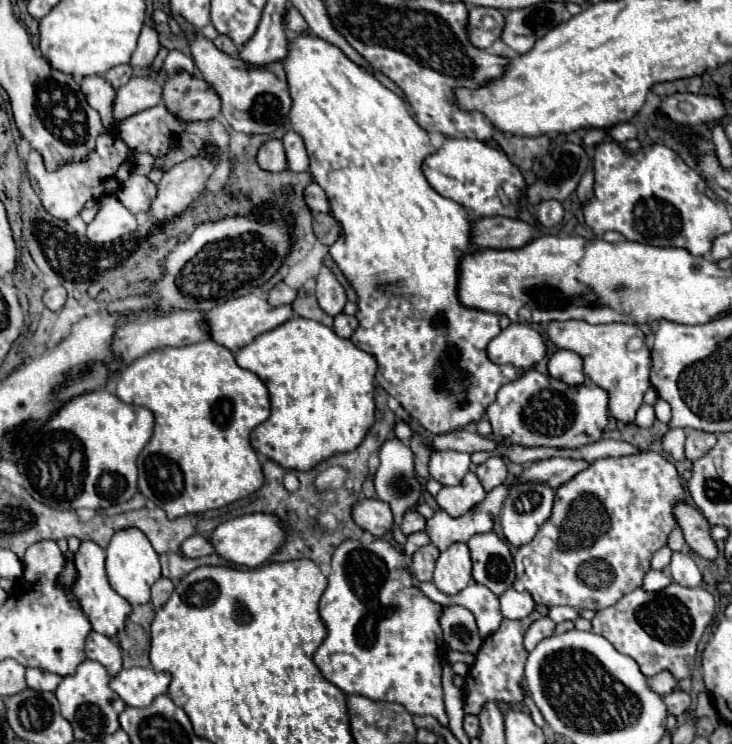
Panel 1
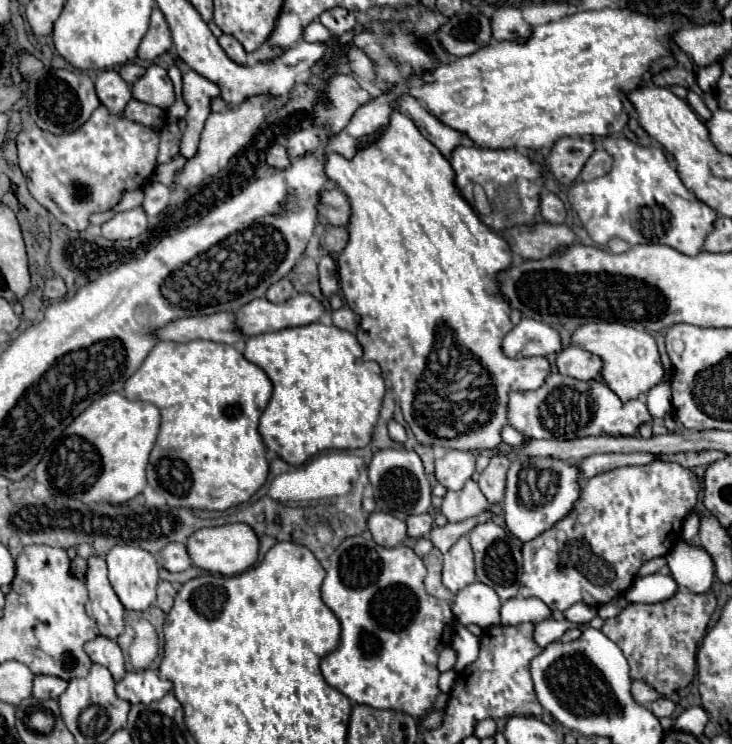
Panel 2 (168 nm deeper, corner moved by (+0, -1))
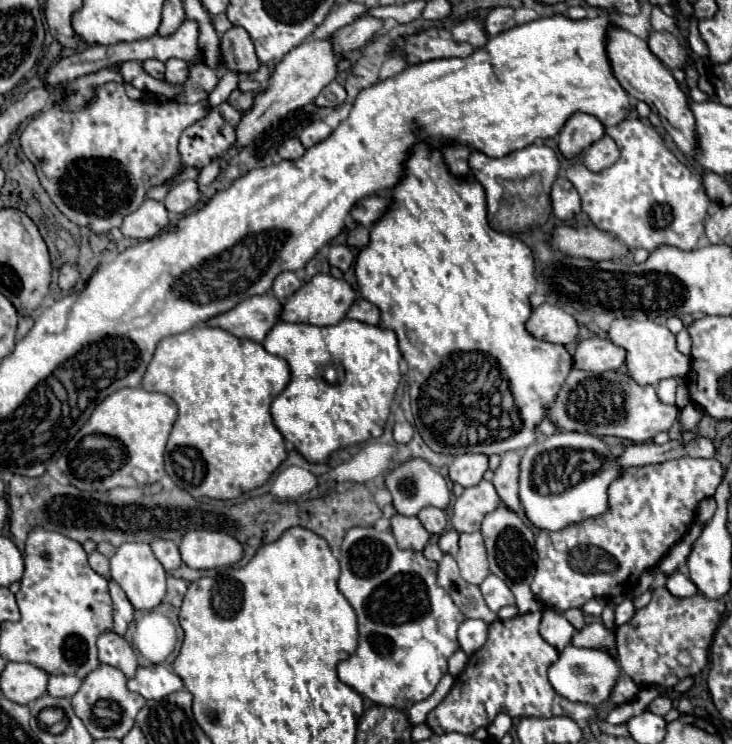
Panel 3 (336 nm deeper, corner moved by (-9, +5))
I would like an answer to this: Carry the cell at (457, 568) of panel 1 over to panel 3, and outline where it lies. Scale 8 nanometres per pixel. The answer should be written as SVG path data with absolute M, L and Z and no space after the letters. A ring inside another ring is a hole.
M481 532L461 534L455 560L459 564L463 580L467 580L469 584L481 584L481 580L485 580L485 576L489 574L489 566Z

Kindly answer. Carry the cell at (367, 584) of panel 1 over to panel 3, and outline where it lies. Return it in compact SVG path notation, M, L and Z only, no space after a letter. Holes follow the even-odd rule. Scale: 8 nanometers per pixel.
M351 528L347 534L345 534L345 540L341 544L341 558L339 558L339 564L341 564L341 576L339 576L339 592L349 600L349 604L353 606L355 614L357 614L357 622L359 622L359 644L357 644L357 650L343 662L339 662L337 666L337 674L339 674L339 680L345 682L347 686L351 686L355 692L359 692L361 696L369 698L373 704L383 704L383 706L393 706L393 708L401 708L401 710L409 710L415 702L421 702L421 700L427 700L439 680L447 674L447 658L459 650L459 644L457 644L457 628L461 626L461 622L465 620L465 616L461 614L461 610L453 604L451 596L437 584L435 576L437 576L437 562L433 560L427 560L423 556L423 552L413 552L413 550L399 550L397 544L395 544L395 538L391 532L379 532L375 528Z

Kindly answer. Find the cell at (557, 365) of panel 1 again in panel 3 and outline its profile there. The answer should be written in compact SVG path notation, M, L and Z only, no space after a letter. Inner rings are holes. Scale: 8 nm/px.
M607 338L581 340L575 348L573 366L585 372L601 374L607 370L617 370L625 362L625 350L615 346Z

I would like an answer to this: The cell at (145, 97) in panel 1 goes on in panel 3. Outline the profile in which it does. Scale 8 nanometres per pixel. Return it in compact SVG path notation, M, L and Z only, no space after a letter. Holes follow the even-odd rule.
M171 58L165 62L165 76L163 76L165 82L177 86L177 84L183 84L185 78L187 78L187 62L177 58Z

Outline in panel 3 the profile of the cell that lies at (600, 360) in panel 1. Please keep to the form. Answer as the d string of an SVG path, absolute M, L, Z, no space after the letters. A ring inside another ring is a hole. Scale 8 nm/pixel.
M613 320L611 328L607 332L609 340L621 348L625 348L627 358L625 358L625 366L629 376L645 386L645 384L657 384L663 378L671 378L671 376L685 376L689 372L689 358L683 356L677 346L675 346L675 334L671 334L667 330L667 326L661 326L657 322L645 320Z

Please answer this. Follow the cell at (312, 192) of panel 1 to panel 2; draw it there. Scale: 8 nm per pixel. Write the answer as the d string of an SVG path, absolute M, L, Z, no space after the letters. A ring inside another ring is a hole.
M340 188L326 190L320 198L318 210L320 210L320 216L334 226L346 226L350 220L350 202L348 202L348 196L340 192Z

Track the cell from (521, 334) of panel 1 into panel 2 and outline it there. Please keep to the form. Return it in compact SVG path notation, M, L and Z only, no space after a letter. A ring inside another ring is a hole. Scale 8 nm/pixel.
M522 318L518 326L514 326L504 338L504 354L510 358L526 358L526 356L548 356L562 350L560 334L548 324Z

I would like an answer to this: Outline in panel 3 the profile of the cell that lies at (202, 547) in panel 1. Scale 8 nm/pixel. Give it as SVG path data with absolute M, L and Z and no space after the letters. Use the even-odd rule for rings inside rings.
M153 540L151 542L151 550L157 556L157 560L163 564L163 568L167 572L181 568L185 562L181 560L181 552L179 546L173 540Z

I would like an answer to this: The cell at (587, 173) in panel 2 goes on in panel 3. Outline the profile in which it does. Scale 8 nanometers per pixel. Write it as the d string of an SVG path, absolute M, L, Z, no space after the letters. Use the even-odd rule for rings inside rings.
M603 136L583 152L583 164L591 172L601 172L619 160L619 148L611 136Z

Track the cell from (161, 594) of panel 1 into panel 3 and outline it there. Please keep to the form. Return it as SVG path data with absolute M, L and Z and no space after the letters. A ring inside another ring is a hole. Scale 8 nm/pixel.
M175 576L167 578L167 596L165 596L167 602L171 602L175 608L179 608L185 592L187 592L187 582L185 580L175 578Z

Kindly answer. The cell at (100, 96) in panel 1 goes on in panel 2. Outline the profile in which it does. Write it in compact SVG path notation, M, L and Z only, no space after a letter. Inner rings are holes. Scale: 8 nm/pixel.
M104 70L96 76L96 92L100 102L104 102L114 114L122 112L132 98L130 84L126 84L116 70Z

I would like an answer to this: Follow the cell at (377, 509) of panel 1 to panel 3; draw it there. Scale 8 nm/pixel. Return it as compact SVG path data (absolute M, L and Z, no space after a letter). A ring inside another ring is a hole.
M395 514L391 518L391 532L401 550L423 550L429 542L429 532L417 520L417 516Z

